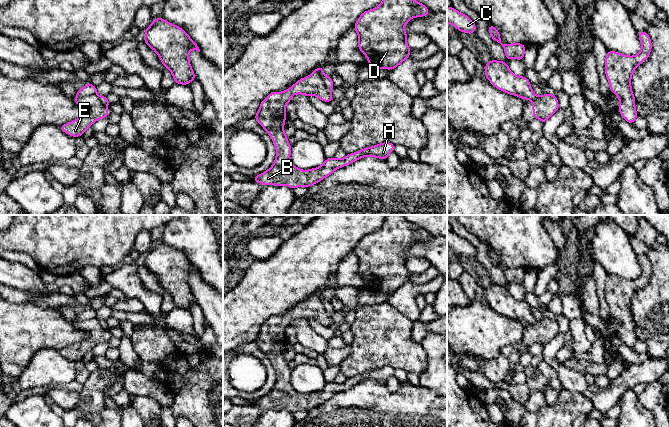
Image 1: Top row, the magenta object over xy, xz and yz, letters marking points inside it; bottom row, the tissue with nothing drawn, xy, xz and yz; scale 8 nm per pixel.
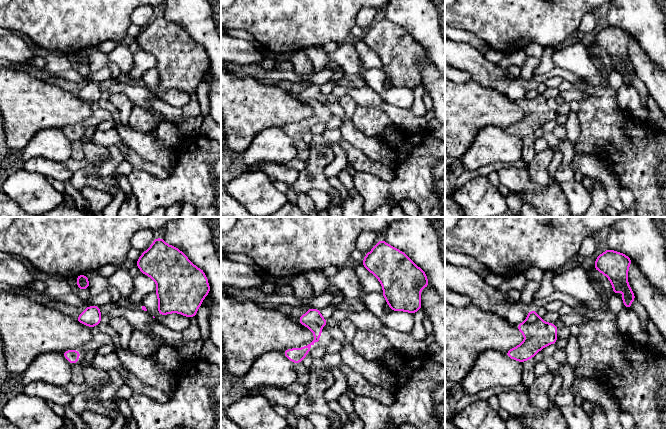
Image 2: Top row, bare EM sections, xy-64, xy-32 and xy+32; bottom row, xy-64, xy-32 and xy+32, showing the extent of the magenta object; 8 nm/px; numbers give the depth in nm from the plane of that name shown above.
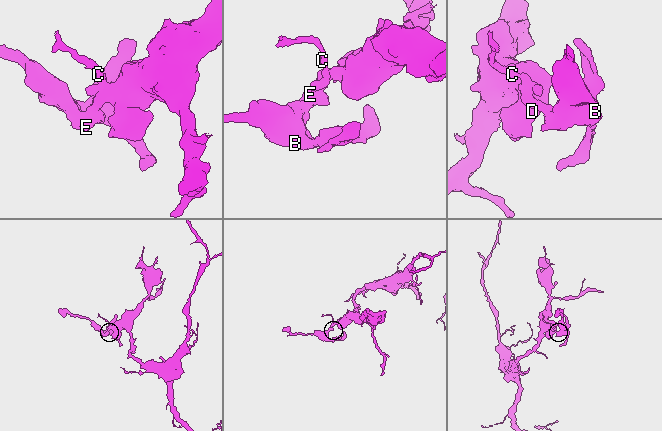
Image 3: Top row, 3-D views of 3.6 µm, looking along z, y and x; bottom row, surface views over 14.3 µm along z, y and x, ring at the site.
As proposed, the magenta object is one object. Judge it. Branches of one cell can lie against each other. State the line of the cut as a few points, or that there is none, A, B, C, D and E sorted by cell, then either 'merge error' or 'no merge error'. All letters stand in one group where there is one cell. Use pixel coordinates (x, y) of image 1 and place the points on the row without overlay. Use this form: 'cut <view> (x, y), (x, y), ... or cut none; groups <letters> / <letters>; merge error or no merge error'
cut xz (313, 296), (322, 302), (329, 315); groups A B E / C D; merge error

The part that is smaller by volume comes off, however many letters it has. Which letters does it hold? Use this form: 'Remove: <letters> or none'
Remove: A, B, E

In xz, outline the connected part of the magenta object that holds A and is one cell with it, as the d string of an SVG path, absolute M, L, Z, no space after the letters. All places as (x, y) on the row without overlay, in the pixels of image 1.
M316 297L299 303L294 309L283 316L270 317L261 327L254 343L270 359L275 372L276 382L273 389L265 396L254 400L253 405L265 409L287 409L291 413L296 411L310 411L318 407L338 392L347 390L366 380L386 384L394 375L395 369L384 366L372 371L361 373L355 377L347 378L343 383L326 382L320 390L310 394L301 394L295 391L290 384L291 369L284 356L286 344L285 330L295 318L305 320L314 319L324 326L331 326L334 322L327 313L323 302Z

